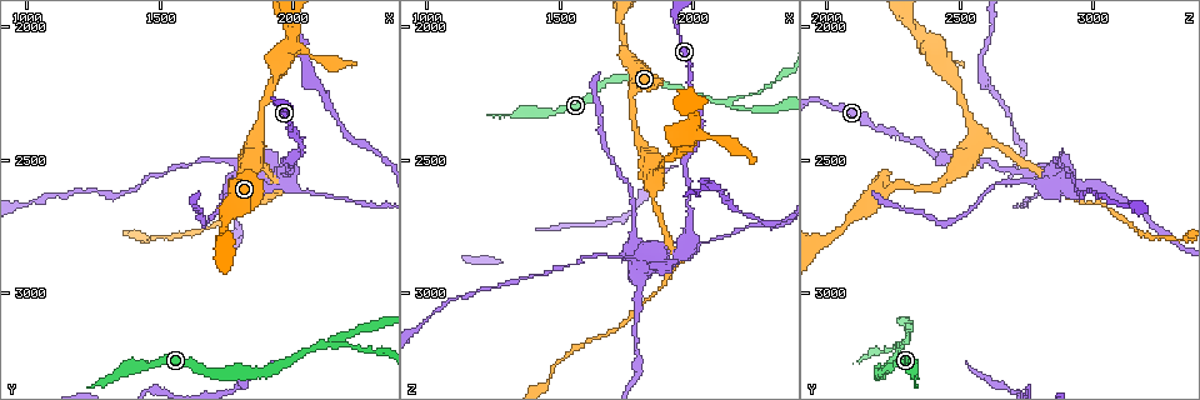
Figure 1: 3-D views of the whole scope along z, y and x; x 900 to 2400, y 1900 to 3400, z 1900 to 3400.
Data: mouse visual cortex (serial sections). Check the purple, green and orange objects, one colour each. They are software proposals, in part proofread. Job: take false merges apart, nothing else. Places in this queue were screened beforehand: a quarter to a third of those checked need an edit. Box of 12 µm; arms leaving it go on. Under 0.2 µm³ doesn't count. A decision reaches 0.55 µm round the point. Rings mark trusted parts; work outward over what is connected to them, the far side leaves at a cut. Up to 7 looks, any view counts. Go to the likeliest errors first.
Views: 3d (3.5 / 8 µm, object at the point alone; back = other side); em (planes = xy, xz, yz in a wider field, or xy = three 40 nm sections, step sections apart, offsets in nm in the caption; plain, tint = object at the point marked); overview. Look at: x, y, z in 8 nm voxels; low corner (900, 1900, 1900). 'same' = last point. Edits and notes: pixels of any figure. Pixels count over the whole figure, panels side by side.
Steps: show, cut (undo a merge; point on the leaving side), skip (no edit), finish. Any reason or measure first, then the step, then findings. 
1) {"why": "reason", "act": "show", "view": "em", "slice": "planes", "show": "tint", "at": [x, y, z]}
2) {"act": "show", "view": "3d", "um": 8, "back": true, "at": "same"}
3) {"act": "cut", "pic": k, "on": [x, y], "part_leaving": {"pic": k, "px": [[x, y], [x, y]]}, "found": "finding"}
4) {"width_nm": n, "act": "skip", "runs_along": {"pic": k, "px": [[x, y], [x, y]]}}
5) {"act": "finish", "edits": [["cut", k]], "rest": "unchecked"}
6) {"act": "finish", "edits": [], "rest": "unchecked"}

{"why": "three-way junction", "act": "show", "view": "3d", "um": 3.5, "at": [2120, 3190, 2280]}

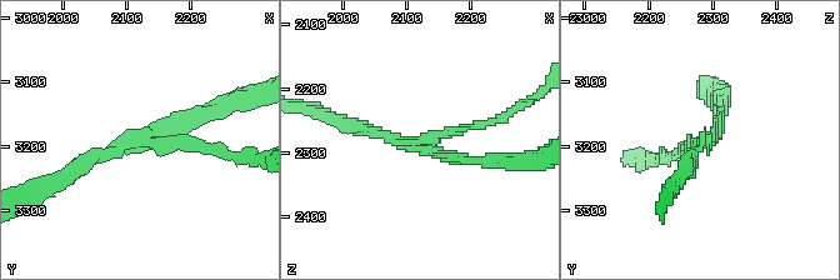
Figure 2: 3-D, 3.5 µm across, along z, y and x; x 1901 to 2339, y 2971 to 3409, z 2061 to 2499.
{"arms": 3, "arm_widths_nm": [100, 150, 200], "act": "show", "view": "em", "slice": "planes", "show": "tint", "at": [2130, 3190, 2285]}

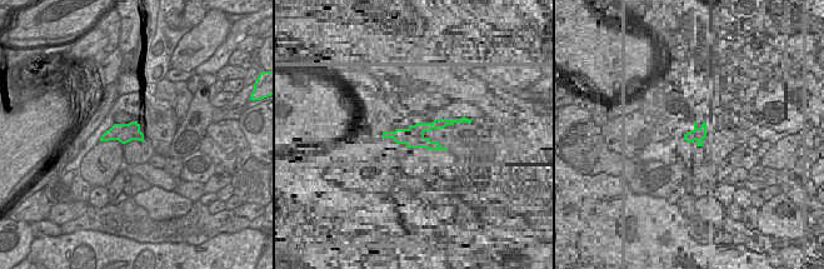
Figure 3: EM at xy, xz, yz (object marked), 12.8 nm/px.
{"act": "show", "view": "em", "slice": "xy", "step": 5, "show": "tint", "at": "same"}

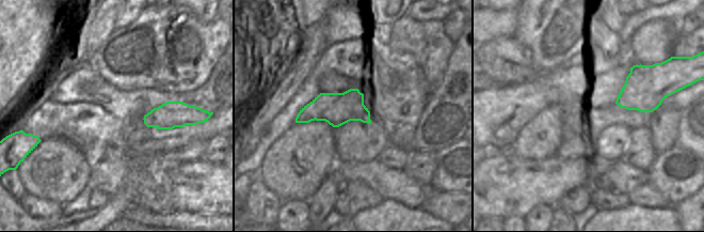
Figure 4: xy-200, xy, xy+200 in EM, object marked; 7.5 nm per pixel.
{"act": "cut", "pic": 2, "on": [194, 145], "found": "two cells meet here"}

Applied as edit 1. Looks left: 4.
{"act": "show", "view": "overview"}

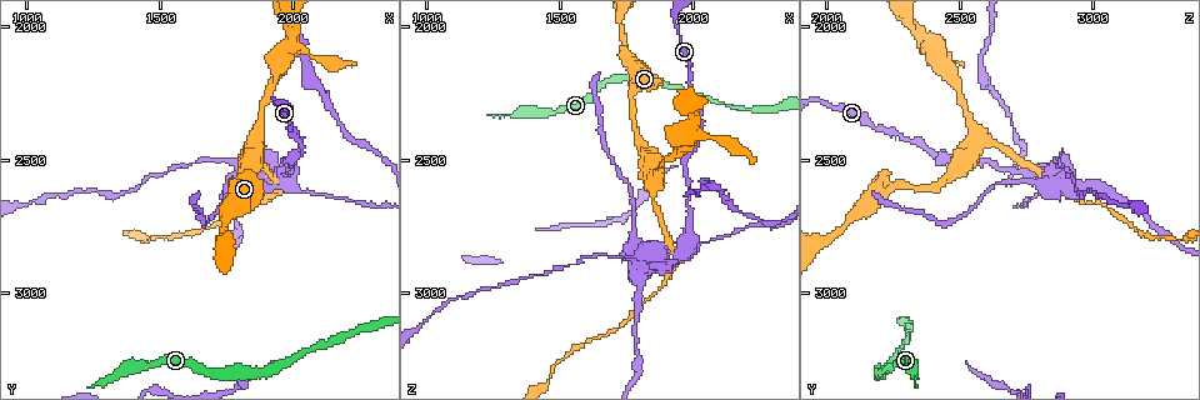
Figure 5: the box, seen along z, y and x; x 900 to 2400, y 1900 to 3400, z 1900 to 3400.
{"why": "abrupt turn", "act": "show", "view": "3d", "um": 3.5, "at": [1860, 2440, 2580]}

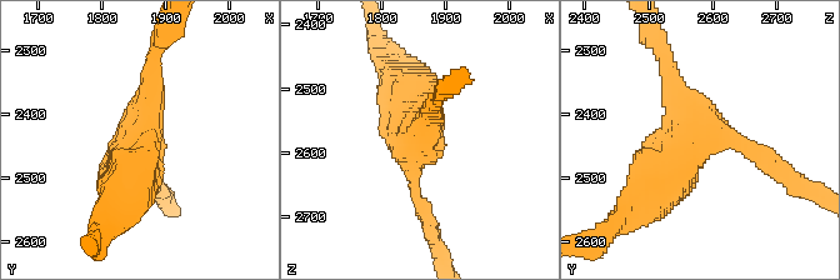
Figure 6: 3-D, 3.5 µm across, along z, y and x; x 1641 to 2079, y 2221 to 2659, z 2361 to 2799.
{"arms": 3, "arm_widths_nm": [200, 300, 600], "why": "shape alone is not enough", "act": "show", "view": "em", "slice": "xy", "step": 5, "show": "tint", "at": [1850, 2435, 2575]}

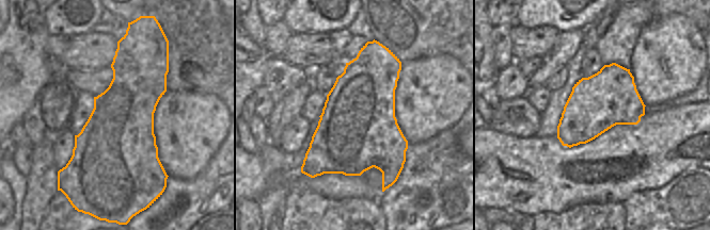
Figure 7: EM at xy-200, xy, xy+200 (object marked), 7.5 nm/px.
{"act": "skip", "runs_along": {"pic": 6, "px": [[123, 203], [153, 61]]}, "found": "all the same cell"}

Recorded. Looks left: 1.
{"act": "finish", "edits": [["cut", 2]], "rest": "unchecked"}

